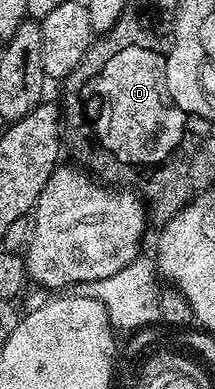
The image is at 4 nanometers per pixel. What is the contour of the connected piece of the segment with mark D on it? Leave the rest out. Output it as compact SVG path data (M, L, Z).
M156 49L127 50L117 58L113 58L103 70L103 74L90 78L86 83L89 88L89 102L85 110L91 116L95 113L93 127L100 135L99 140L125 160L144 160L148 166L156 165L162 162L180 142L179 130L183 108L174 104L170 98L165 72L166 62Z

